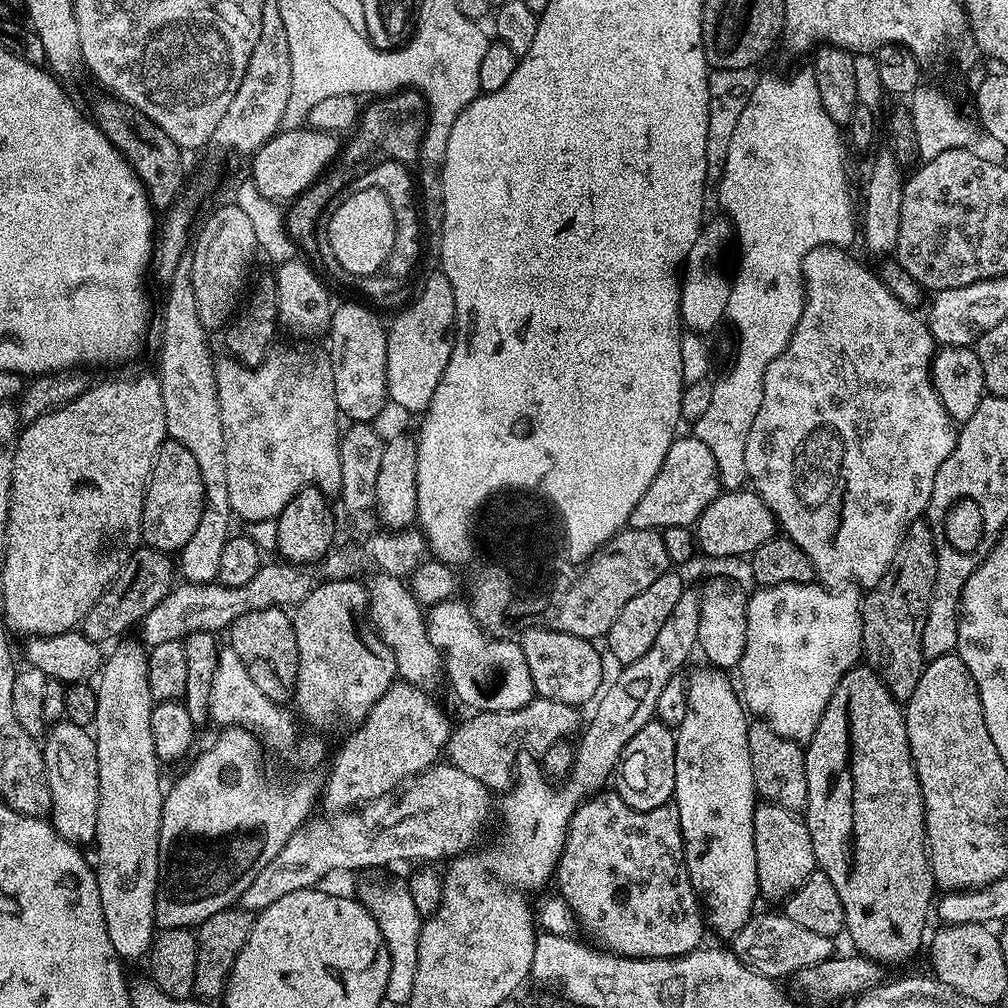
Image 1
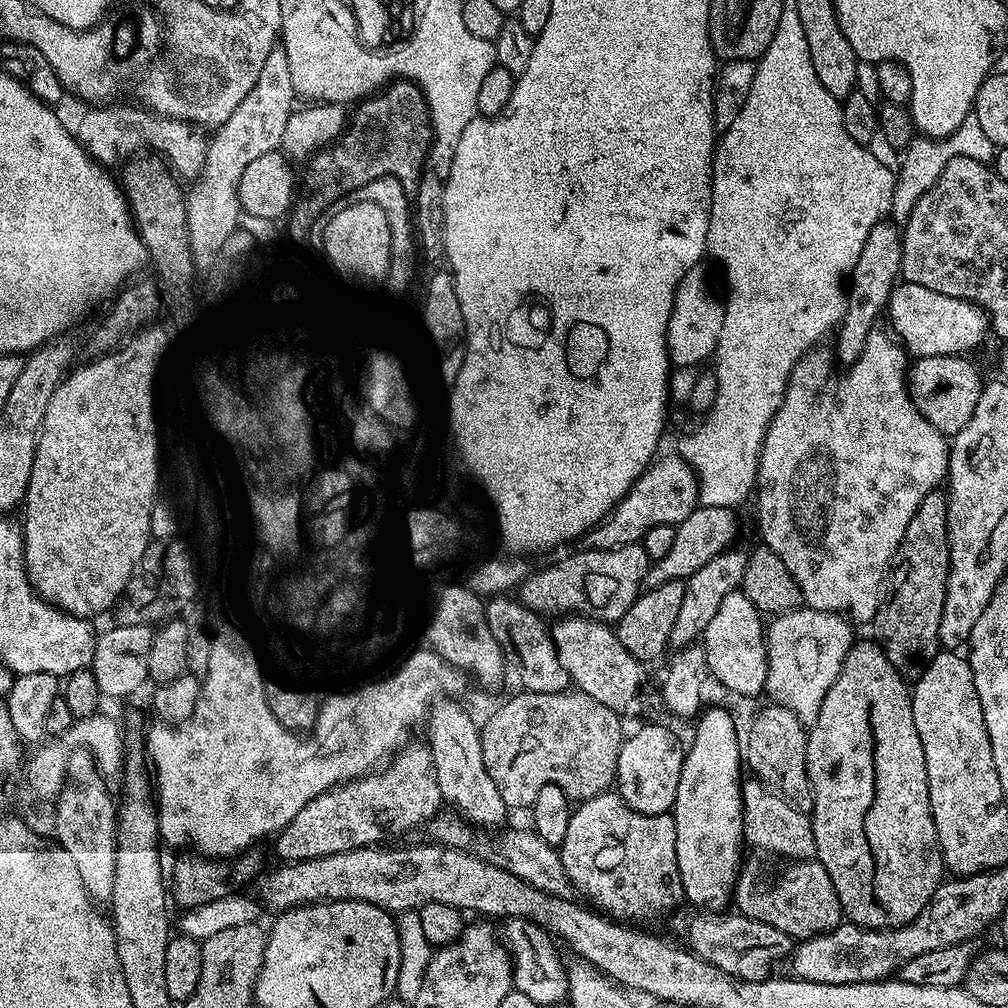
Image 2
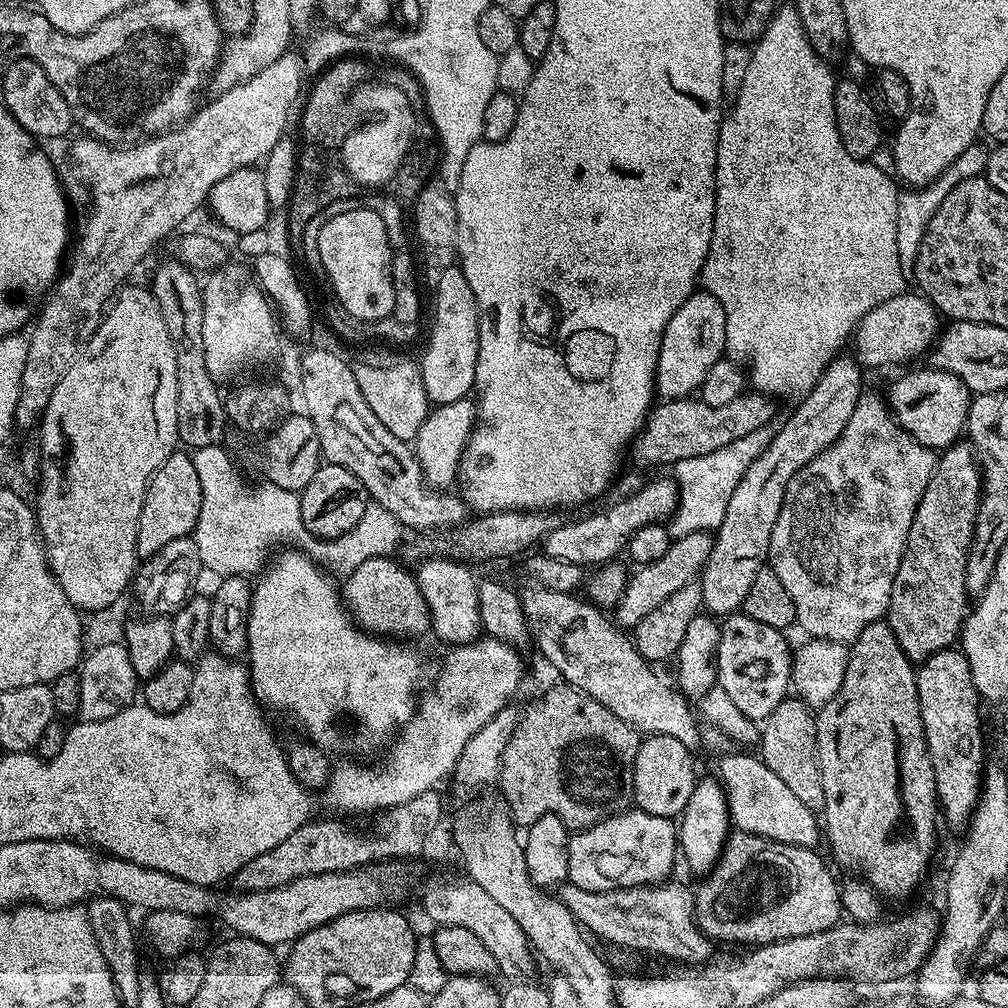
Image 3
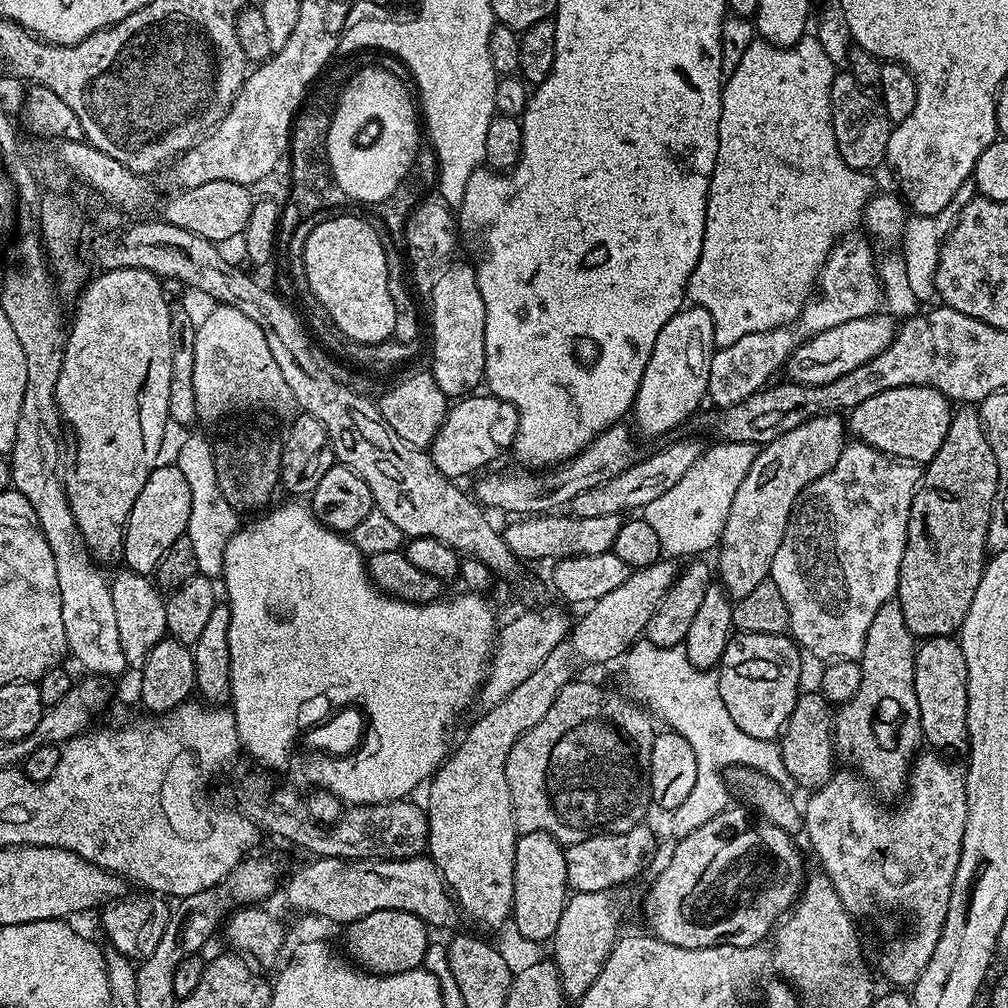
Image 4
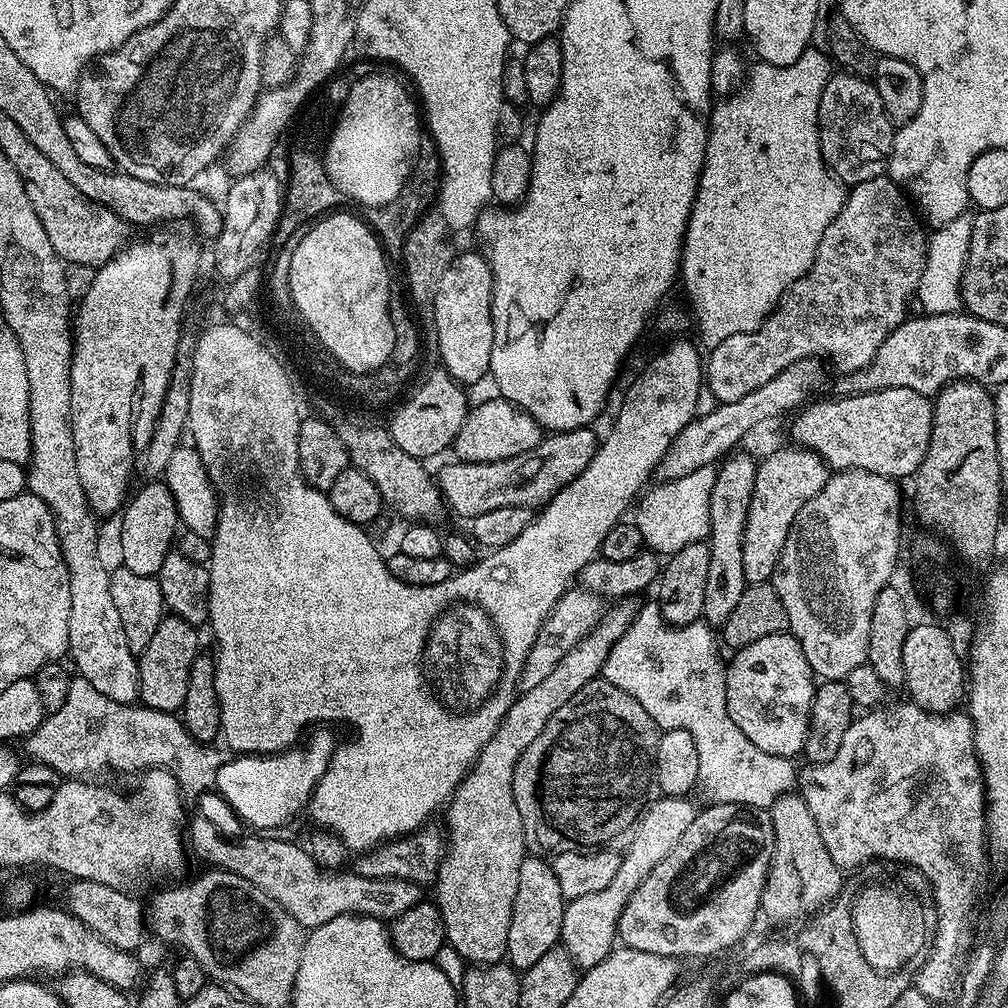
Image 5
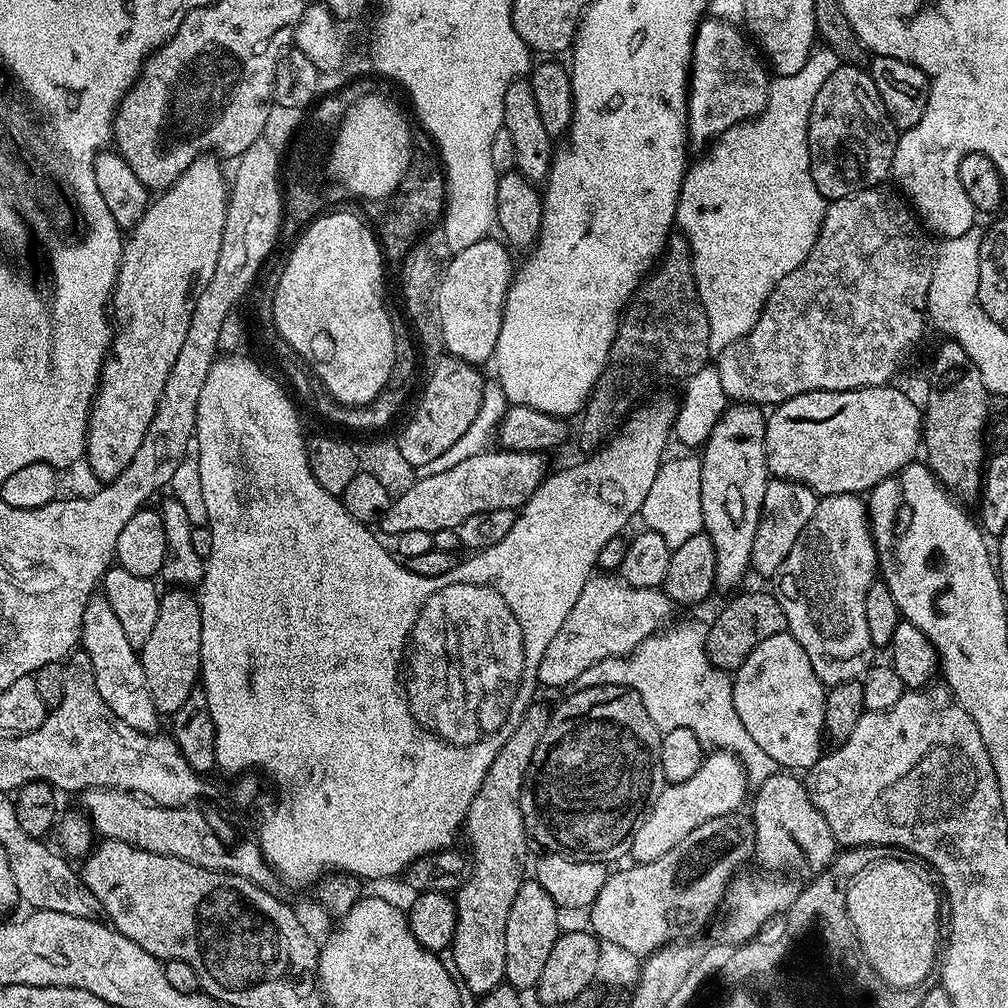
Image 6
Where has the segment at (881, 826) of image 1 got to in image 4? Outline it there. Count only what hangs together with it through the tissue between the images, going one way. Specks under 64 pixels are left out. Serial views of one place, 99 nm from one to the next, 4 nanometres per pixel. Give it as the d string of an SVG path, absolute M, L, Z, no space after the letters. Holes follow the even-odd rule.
M887 600L882 610L874 614L870 630L866 630L866 642L858 661L862 674L858 692L839 705L834 716L832 738L837 757L855 769L881 797L899 797L905 791L912 762L924 740L918 694L914 694L917 647L917 637L906 626L906 618L902 618L900 601Z

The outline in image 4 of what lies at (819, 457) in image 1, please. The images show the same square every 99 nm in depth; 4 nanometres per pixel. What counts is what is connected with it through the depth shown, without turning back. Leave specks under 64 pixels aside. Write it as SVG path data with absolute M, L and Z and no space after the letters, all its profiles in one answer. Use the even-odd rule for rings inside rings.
M848 442L835 468L822 474L822 478L814 478L802 490L786 522L782 546L774 554L770 577L786 601L791 639L801 649L807 652L808 648L810 655L823 662L859 661L874 614L896 595L902 554L906 550L910 506L921 479L921 465L898 460L871 444Z

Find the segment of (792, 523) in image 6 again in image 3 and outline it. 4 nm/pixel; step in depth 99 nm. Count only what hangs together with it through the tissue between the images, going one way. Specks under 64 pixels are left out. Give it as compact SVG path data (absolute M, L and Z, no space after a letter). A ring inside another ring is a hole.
M834 359L812 391L789 414L788 421L773 431L766 450L762 450L758 459L750 462L750 470L742 474L742 482L738 482L730 506L726 506L726 518L722 518L722 526L714 533L710 558L698 577L704 608L711 615L727 618L743 609L746 593L758 570L768 564L770 536L774 534L774 522L778 522L778 510L782 510L786 486L798 470L818 458L818 454L827 450L846 430L846 422L850 422L850 414L854 414L862 395L860 372L861 365L855 359Z

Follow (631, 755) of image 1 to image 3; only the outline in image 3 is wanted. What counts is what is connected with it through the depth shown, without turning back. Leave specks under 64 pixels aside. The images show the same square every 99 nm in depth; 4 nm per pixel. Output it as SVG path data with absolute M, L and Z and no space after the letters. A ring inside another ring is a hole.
M649 735L647 738L641 739L638 758L634 762L635 807L646 814L667 816L669 818L679 817L684 811L686 802L690 800L690 794L694 792L694 786L698 779L696 764L692 761L692 754L694 754L693 749L683 745L676 738Z

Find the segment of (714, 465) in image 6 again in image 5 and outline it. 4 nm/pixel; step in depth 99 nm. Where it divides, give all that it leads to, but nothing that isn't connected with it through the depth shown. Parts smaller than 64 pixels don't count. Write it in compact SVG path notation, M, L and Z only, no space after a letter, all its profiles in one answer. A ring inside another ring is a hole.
M736 450L727 457L726 463L719 469L716 488L712 492L712 509L710 522L712 531L706 541L710 550L710 566L706 578L706 602L703 619L713 626L722 626L726 618L738 606L742 594L749 582L742 570L742 538L746 530L746 514L750 510L750 498L754 494L756 477L755 459L751 460L746 453Z

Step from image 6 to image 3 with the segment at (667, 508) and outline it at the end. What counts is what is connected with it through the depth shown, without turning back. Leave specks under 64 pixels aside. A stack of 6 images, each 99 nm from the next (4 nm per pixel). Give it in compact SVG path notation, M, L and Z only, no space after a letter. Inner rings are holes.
M771 427L759 428L754 430L754 434L746 434L746 438L738 438L738 442L730 442L730 446L722 446L722 450L714 450L714 454L686 458L674 465L674 479L680 488L680 504L666 524L673 537L699 532L715 533L722 526L726 506L730 506L730 498L738 482L742 482L742 474L746 474L746 470L750 470L750 462L757 460L762 450L766 450L772 433Z

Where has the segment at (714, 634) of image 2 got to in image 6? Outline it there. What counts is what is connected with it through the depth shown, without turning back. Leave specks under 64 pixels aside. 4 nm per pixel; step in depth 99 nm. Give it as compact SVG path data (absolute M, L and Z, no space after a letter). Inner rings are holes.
M785 630L774 634L774 638L766 638L766 642L762 642L758 646L754 646L754 650L742 662L742 666L737 668L732 676L732 697L734 698L734 710L738 710L738 718L742 718L742 726L746 726L746 730L750 733L750 738L754 738L754 742L758 742L758 746L762 746L762 750L766 750L766 754L770 754L770 758L774 758L774 762L784 770L807 770L814 766L814 762L818 762L822 755L822 747L820 743L825 743L826 733L824 731L824 697L826 695L826 685L818 678L818 674L814 674L814 666L810 666L810 658L806 658L806 650L802 650L802 646L798 646L798 642L793 638L792 633Z

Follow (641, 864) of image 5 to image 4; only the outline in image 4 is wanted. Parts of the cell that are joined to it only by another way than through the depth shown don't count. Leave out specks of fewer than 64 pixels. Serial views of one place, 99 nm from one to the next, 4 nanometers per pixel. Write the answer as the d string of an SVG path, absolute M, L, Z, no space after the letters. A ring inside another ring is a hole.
M611 891L576 892L569 895L564 904L558 930L550 941L550 956L560 971L562 990L569 1001L581 1000L586 990L590 990L594 978L598 978L604 961L608 959L617 942L618 933L621 931L620 908L612 895Z

